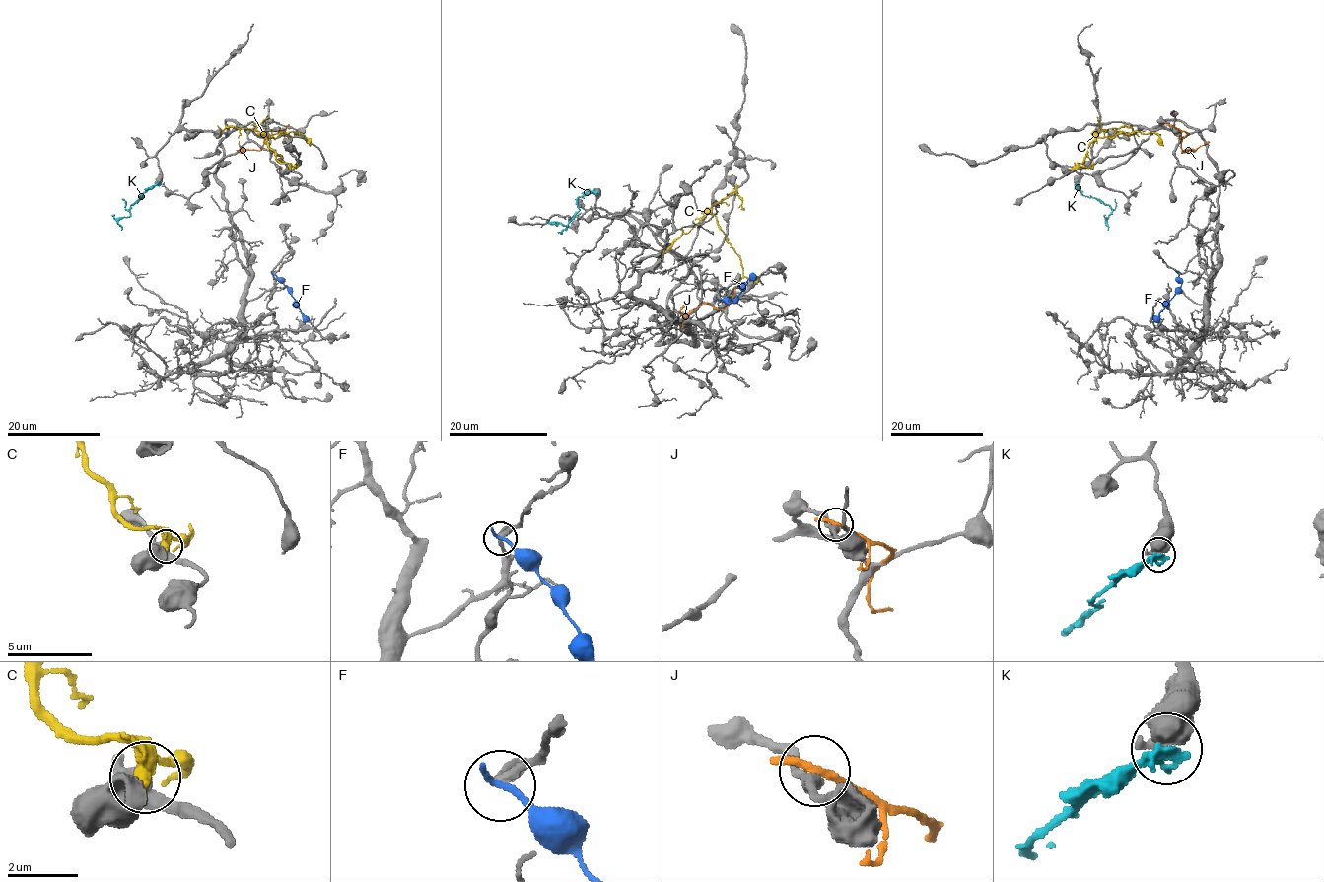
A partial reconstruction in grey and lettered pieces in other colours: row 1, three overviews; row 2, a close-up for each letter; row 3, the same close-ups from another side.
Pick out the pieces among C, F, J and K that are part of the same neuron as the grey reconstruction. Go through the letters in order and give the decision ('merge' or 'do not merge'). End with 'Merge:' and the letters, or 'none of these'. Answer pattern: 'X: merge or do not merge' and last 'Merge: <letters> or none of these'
C: do not merge
F: do not merge
J: do not merge
K: do not merge
Merge: none of these

